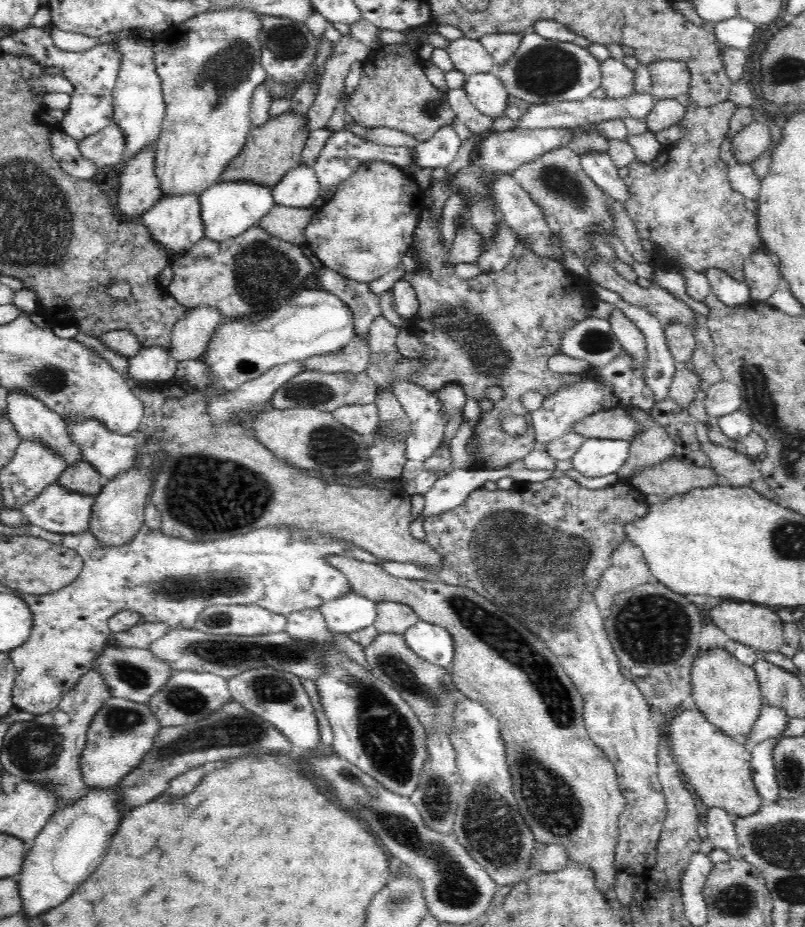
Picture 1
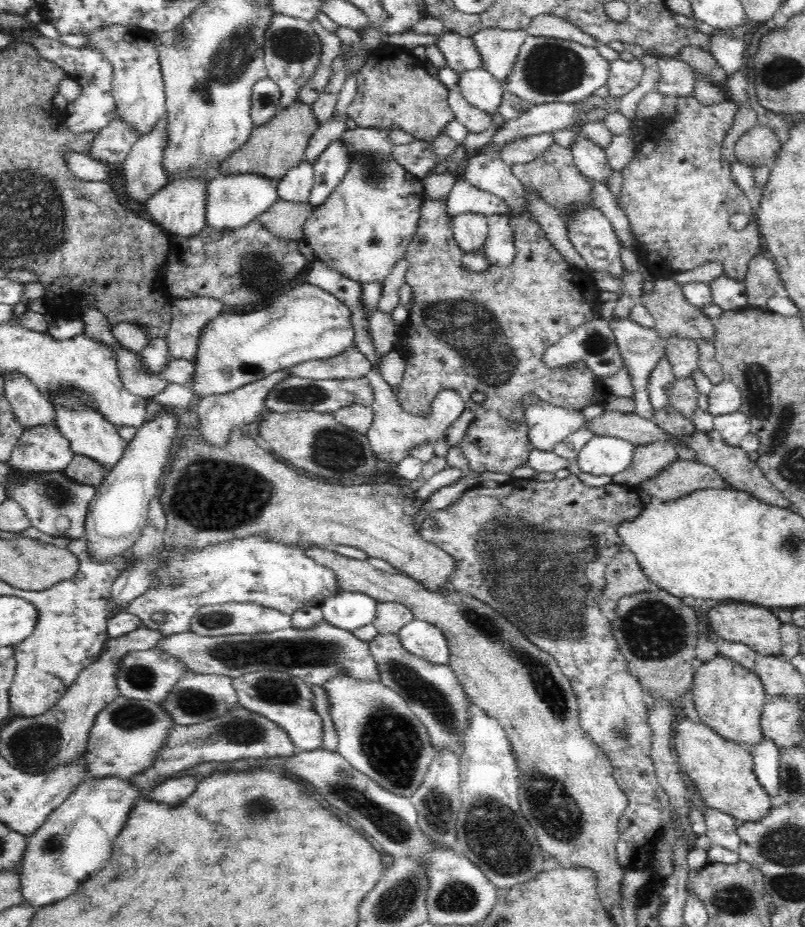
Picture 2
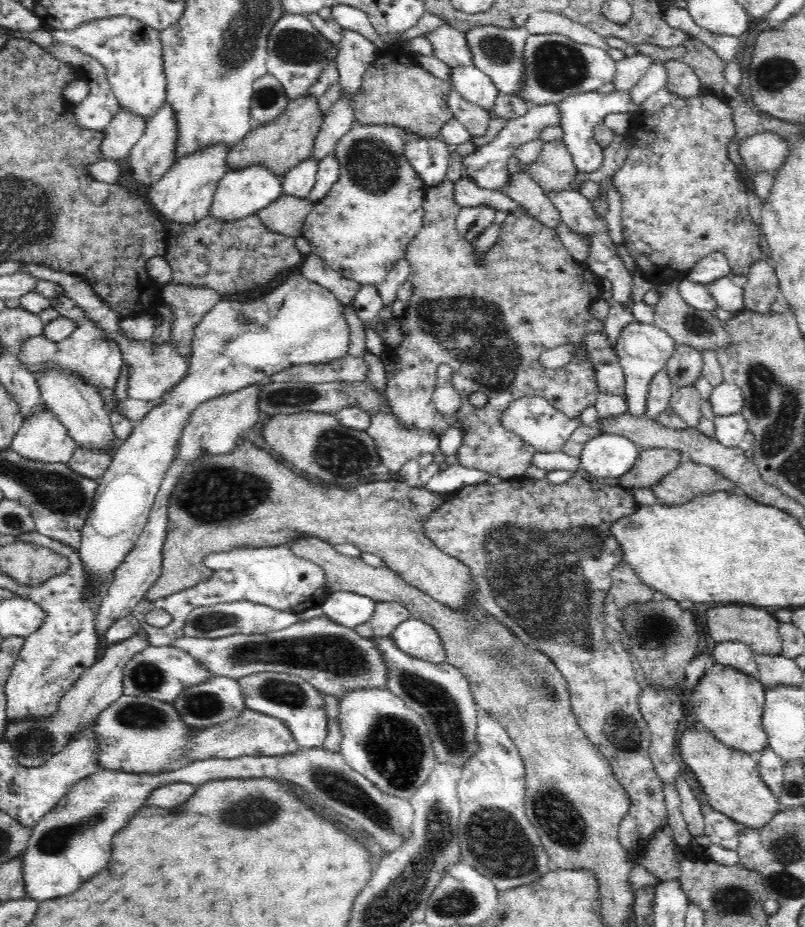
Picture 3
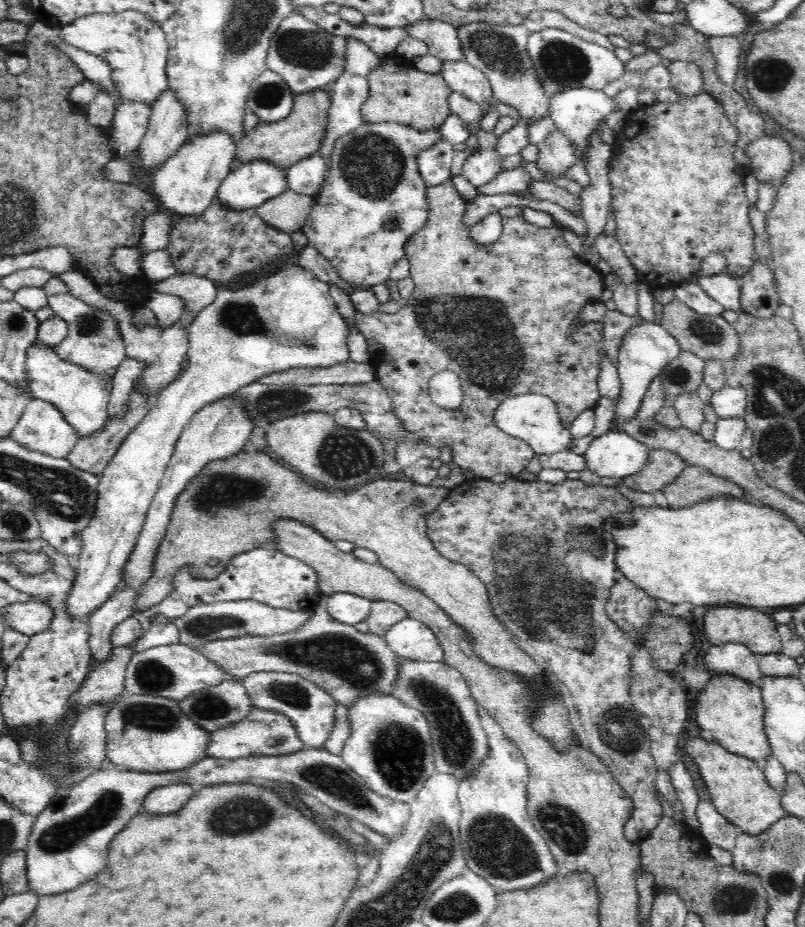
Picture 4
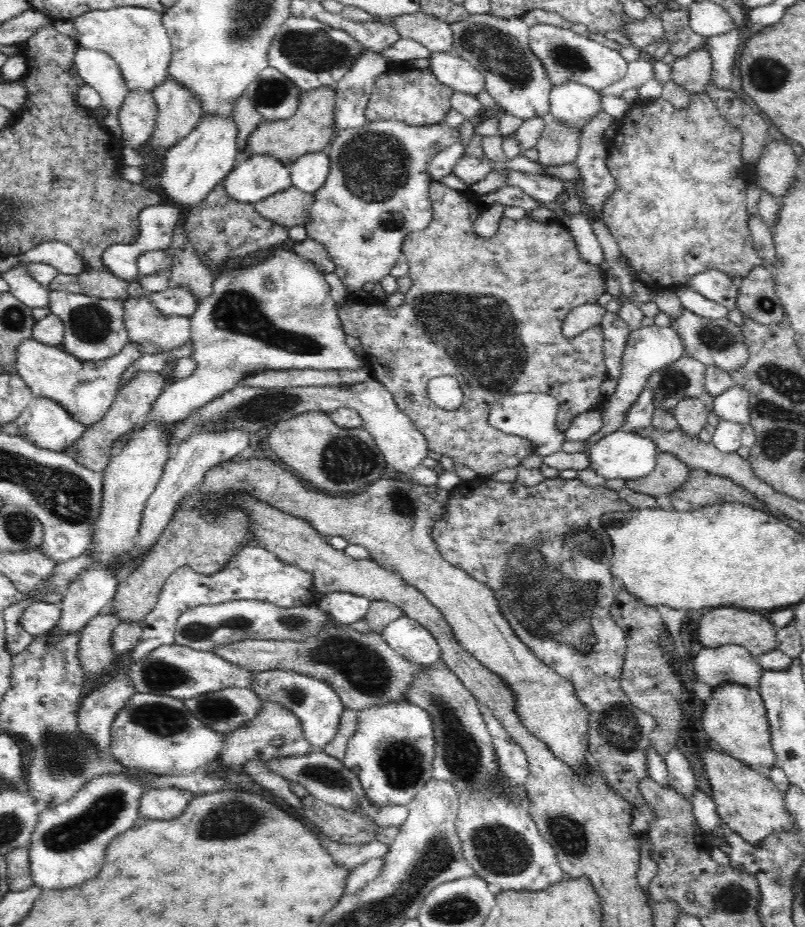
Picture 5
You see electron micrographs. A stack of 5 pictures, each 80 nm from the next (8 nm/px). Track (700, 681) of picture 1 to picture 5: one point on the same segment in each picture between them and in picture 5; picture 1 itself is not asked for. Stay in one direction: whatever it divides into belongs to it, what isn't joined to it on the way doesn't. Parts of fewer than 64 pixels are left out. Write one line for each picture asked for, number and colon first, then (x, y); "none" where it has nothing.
2: (729, 697)
3: (729, 702)
4: (732, 708)
5: (735, 717)

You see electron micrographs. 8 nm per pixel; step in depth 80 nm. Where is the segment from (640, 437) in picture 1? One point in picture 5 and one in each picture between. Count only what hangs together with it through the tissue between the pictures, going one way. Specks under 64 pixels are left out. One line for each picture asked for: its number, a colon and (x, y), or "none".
2: (648, 458)
3: (651, 465)
4: (661, 466)
5: (669, 472)

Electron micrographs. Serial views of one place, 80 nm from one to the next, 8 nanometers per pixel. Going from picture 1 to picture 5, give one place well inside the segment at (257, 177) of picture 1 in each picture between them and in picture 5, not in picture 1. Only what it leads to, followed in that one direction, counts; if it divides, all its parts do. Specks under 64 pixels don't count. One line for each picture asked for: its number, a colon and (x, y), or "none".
2: (274, 148)
3: (279, 145)
4: (283, 143)
5: (310, 129)

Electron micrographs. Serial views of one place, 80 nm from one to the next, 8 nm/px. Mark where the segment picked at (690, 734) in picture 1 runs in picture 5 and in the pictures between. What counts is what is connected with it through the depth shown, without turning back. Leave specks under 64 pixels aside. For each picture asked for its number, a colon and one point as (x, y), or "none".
2: (722, 771)
3: (729, 777)
4: (738, 788)
5: (750, 804)

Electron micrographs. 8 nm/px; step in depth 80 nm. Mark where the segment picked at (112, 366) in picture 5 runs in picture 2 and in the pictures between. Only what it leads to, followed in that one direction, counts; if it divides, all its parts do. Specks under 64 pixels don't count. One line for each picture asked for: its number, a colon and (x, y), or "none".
2: (88, 433)
3: (78, 407)
4: (82, 397)

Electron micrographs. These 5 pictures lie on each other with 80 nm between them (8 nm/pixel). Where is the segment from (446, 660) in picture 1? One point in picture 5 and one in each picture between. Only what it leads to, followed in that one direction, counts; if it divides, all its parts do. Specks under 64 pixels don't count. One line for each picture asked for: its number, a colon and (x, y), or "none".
2: (422, 639)
3: (420, 640)
4: (411, 639)
5: (405, 636)

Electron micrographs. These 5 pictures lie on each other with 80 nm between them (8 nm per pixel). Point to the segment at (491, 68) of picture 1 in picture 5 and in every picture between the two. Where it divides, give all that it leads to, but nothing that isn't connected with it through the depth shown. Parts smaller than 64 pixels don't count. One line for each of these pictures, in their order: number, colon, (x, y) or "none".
2: (462, 54)
3: (450, 45)
4: (443, 40)
5: (437, 35)

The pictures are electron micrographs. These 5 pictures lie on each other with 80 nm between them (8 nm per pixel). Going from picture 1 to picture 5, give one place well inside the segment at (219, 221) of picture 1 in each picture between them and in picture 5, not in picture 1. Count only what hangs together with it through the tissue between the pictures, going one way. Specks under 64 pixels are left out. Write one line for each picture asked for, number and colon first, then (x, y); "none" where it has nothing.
2: (232, 203)
3: (240, 194)
4: (250, 185)
5: (254, 179)

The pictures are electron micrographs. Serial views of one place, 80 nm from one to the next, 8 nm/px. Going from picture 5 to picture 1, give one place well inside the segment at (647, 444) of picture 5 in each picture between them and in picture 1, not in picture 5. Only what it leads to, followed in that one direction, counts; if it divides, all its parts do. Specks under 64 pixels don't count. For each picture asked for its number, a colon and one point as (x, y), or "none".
1: (596, 457)
2: (602, 455)
3: (607, 455)
4: (616, 455)

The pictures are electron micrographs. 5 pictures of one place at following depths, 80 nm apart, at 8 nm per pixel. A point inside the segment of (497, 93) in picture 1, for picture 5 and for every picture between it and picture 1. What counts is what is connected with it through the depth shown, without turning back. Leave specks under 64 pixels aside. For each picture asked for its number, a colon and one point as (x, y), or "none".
2: (479, 87)
3: (475, 86)
4: (461, 76)
5: (454, 71)

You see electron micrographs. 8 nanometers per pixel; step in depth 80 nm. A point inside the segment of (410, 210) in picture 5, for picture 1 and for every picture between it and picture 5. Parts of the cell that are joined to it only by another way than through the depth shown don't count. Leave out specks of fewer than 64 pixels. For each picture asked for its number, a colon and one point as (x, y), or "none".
1: (362, 234)
2: (363, 229)
3: (362, 228)
4: (364, 215)

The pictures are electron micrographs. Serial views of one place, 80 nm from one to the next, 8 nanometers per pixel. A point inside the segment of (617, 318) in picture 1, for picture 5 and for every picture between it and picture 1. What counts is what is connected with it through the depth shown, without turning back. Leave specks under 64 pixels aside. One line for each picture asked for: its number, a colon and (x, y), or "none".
2: (641, 348)
3: (643, 349)
4: (645, 350)
5: (648, 348)

